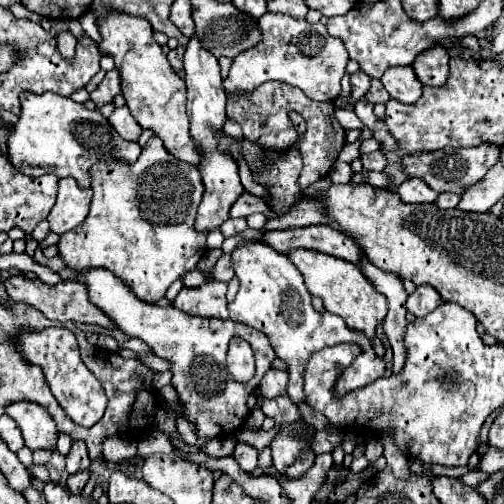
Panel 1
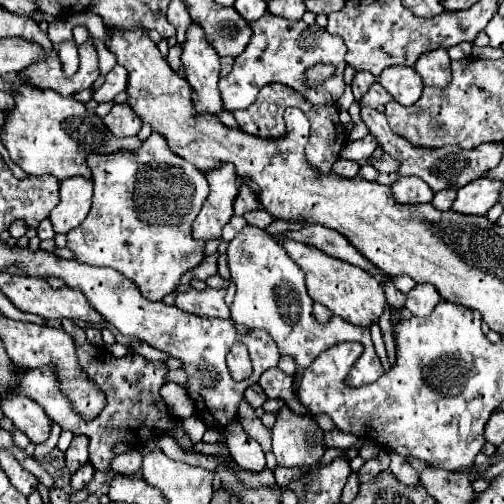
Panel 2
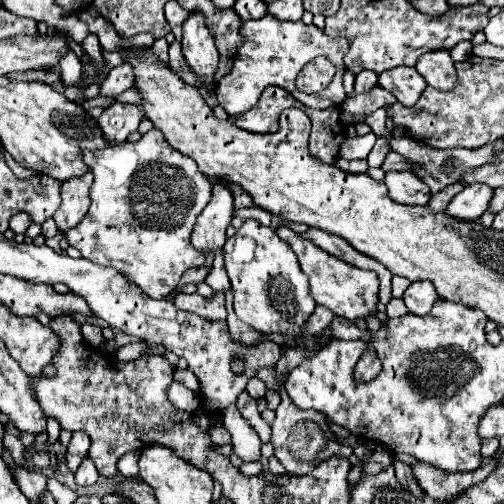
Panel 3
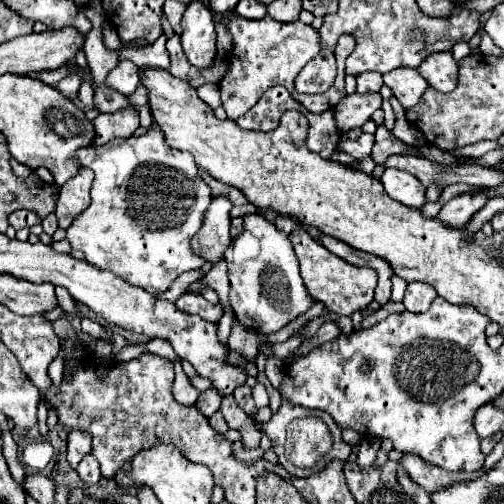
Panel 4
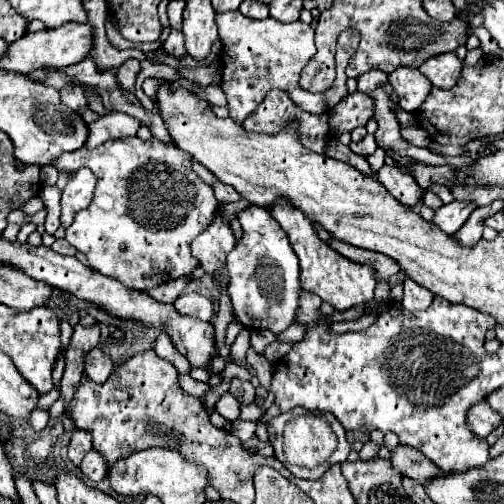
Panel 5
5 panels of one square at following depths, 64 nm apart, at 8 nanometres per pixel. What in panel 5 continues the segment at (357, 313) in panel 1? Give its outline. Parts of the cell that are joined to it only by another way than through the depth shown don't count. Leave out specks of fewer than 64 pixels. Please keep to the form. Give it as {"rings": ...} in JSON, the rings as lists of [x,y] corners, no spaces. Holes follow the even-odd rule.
{"rings":[[[278,198],[272,204],[272,216],[284,228],[290,238],[290,246],[300,260],[300,284],[304,290],[320,296],[324,302],[332,304],[336,310],[346,310],[358,304],[368,304],[374,298],[374,268],[366,264],[356,264],[344,256],[340,256],[334,248],[318,238],[316,224],[304,212],[298,212],[286,198]]]}

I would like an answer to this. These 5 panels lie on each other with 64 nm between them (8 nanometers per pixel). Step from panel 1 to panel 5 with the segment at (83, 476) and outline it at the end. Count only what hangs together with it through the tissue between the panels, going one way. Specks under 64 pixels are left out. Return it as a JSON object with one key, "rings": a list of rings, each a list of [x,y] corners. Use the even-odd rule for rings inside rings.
{"rings":[[[94,448],[84,456],[80,468],[82,468],[82,472],[84,472],[92,482],[100,482],[100,480],[104,480],[106,474],[108,474],[106,458],[104,458],[98,450],[94,450]]]}

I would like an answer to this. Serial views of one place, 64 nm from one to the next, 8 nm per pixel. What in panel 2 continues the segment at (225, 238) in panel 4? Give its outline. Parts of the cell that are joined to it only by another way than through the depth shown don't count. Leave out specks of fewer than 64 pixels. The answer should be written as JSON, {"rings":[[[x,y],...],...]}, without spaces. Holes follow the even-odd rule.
{"rings":[[[222,164],[212,172],[206,172],[210,184],[210,196],[194,220],[192,238],[210,242],[222,236],[222,228],[230,222],[234,210],[234,198],[238,192],[238,180],[232,164]]]}

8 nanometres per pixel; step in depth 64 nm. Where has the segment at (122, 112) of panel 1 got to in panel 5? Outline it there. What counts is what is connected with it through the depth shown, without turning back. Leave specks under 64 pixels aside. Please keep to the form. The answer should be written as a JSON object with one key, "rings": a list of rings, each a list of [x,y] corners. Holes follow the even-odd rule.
{"rings":[[[108,112],[88,126],[88,138],[84,148],[96,148],[106,140],[136,136],[138,128],[140,128],[140,122],[136,118],[122,112]]]}

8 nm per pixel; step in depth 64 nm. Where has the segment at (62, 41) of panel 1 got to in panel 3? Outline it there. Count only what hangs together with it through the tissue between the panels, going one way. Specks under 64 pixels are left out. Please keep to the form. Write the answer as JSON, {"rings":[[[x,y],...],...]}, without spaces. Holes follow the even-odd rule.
{"rings":[[[72,50],[68,52],[68,56],[64,56],[64,60],[60,60],[58,66],[62,70],[62,84],[64,86],[68,84],[68,88],[70,88],[70,86],[76,84],[76,80],[80,80],[82,64],[80,64],[80,60],[76,58],[76,54]]]}

